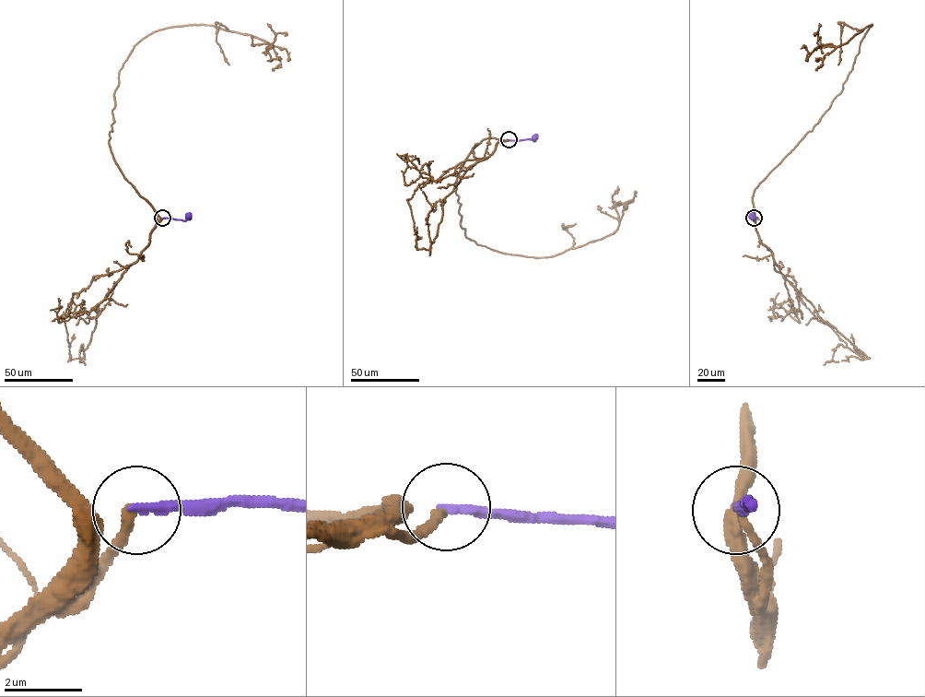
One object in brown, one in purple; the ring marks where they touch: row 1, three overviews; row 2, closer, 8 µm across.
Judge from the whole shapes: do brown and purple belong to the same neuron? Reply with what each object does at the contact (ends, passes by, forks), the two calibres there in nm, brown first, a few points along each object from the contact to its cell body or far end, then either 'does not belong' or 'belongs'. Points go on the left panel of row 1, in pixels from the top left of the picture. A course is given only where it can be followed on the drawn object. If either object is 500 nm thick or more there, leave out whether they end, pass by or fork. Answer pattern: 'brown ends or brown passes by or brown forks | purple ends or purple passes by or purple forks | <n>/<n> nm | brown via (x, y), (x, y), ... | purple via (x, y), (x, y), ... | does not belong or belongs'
brown ends | purple ends | 240/240 nm | brown via (162, 218), (124, 177), (109, 143), (119, 71), (134, 47), (157, 30), (204, 24), (285, 49), (287, 61) | purple via (162, 218), (185, 220), (189, 216) | does not belong

